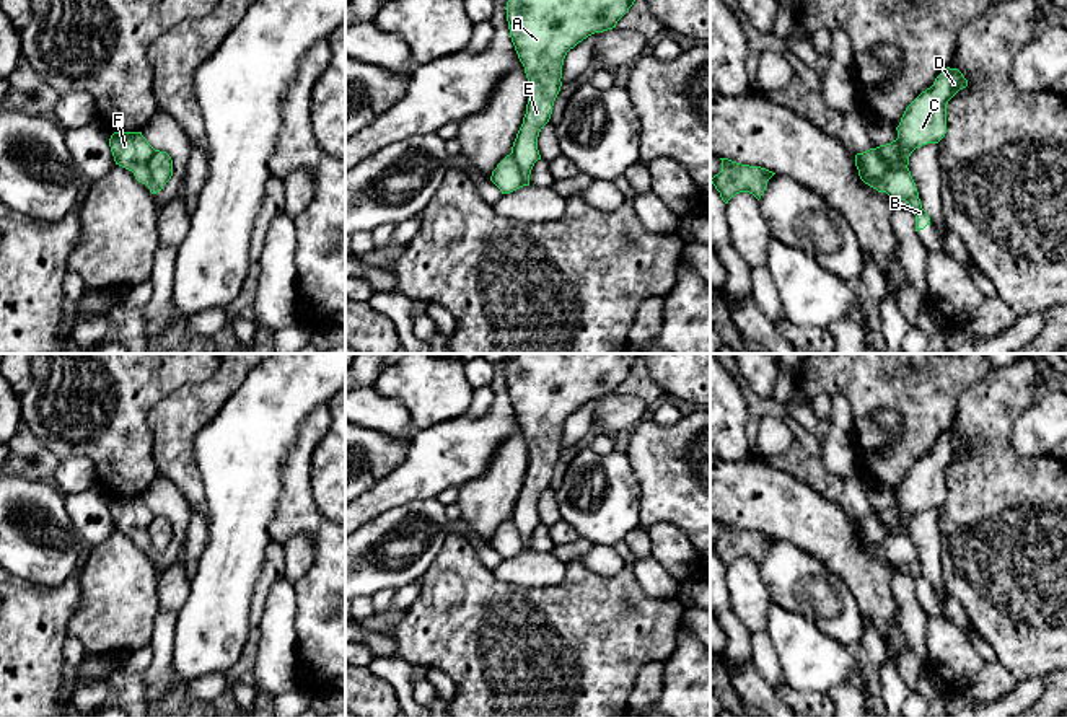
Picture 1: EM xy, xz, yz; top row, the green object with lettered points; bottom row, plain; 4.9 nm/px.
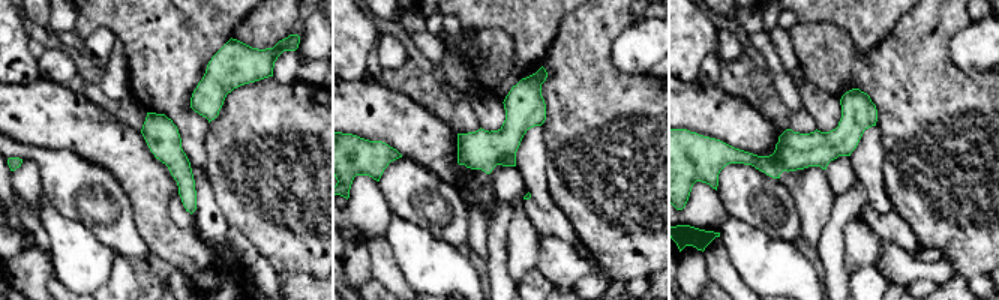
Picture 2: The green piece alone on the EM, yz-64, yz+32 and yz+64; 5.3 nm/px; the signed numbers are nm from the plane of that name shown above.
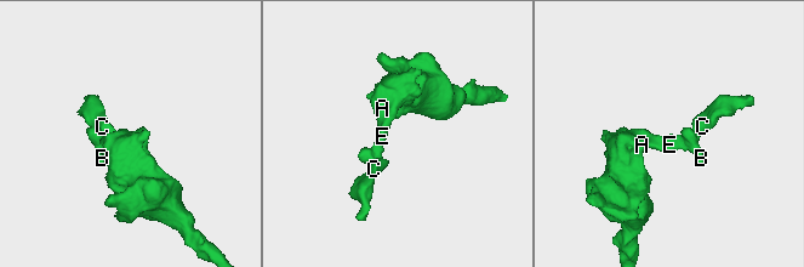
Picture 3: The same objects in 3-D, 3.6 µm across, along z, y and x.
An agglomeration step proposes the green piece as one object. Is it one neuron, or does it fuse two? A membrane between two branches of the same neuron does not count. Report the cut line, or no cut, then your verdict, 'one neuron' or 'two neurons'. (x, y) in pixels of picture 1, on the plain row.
cut yz (873, 514), (888, 528), (883, 541), (885, 556); two neurons

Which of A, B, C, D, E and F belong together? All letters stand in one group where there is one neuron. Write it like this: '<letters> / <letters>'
A C D E / B F

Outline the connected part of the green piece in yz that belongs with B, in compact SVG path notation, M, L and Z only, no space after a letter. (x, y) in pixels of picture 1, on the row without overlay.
M898 505L875 513L881 523L889 528L883 541L885 557L891 564L906 565L916 580L916 596L930 590L930 582L922 574L916 548L909 533L901 526L901 513Z

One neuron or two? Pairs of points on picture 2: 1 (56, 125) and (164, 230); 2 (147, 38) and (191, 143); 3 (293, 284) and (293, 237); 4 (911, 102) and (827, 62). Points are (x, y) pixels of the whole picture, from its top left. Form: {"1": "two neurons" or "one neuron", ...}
{"1": "one neuron", "2": "one neuron", "3": "two neurons", "4": "one neuron"}

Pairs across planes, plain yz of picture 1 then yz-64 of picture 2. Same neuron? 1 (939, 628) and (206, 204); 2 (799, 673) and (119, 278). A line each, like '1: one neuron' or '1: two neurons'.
1: one neuron
2: two neurons

